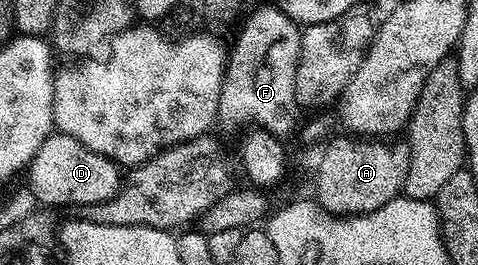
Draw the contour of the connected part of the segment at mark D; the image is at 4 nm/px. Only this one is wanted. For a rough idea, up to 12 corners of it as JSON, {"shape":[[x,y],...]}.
{"shape":[[52,132],[26,166],[44,207],[96,205],[121,166]]}

